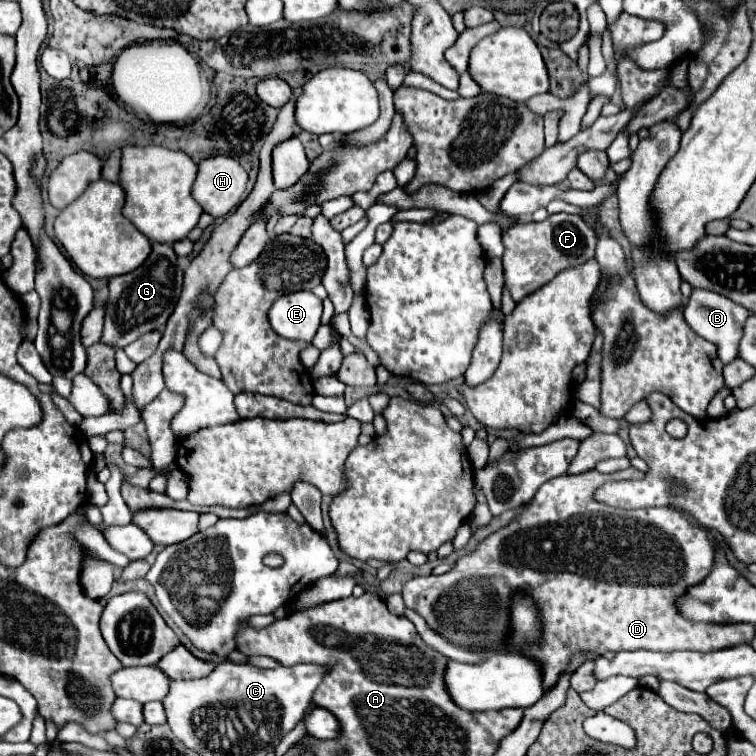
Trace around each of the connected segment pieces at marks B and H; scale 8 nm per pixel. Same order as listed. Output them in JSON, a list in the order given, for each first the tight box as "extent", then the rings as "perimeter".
[{"extent":[685,290,749,364],"perimeter":[[[693,290],[687,306],[685,306],[685,320],[687,324],[705,340],[713,342],[717,346],[717,356],[723,364],[729,364],[733,360],[739,358],[739,342],[741,342],[741,336],[743,336],[743,326],[745,326],[745,320],[749,318],[749,312],[735,304],[733,300],[721,296],[721,294],[715,294],[715,292],[709,292],[709,290]]]},{"extent":[191,156,247,218],"perimeter":[[[209,156],[199,162],[199,172],[191,194],[213,218],[225,216],[241,202],[247,172],[229,156]]]}]

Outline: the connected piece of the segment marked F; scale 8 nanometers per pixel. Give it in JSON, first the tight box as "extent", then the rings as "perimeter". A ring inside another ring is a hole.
{"extent":[503,214,597,302],"perimeter":[[[553,214],[543,222],[525,222],[515,224],[511,230],[503,234],[505,254],[503,254],[503,274],[505,284],[515,302],[535,292],[549,280],[553,280],[559,272],[585,264],[595,256],[597,232],[589,228],[581,216],[577,214]]]}

